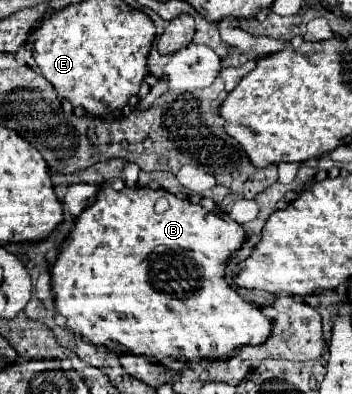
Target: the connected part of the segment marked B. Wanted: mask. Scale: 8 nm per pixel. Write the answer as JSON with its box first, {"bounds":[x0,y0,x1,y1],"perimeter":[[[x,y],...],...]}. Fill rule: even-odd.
{"bounds":[50,183,272,363],"perimeter":[[[104,183],[96,201],[88,209],[84,209],[82,215],[78,217],[68,245],[58,253],[58,257],[56,257],[56,261],[50,269],[52,271],[52,291],[54,291],[54,297],[56,297],[54,299],[56,309],[66,319],[70,331],[86,337],[94,345],[104,345],[104,347],[108,347],[112,351],[118,351],[118,353],[122,351],[122,353],[146,355],[146,357],[154,357],[158,361],[164,361],[164,359],[170,357],[170,359],[186,361],[186,363],[200,361],[200,359],[230,359],[232,353],[242,345],[262,345],[262,343],[266,343],[270,339],[270,327],[272,327],[272,321],[268,317],[264,317],[262,311],[256,305],[244,301],[224,279],[226,265],[228,265],[230,257],[242,247],[244,239],[246,239],[244,227],[240,223],[236,223],[234,219],[230,219],[228,215],[208,213],[204,207],[194,205],[188,199],[176,197],[176,195],[172,195],[164,189],[152,191],[152,189],[140,189],[140,187],[136,187],[136,189],[126,187],[122,191],[114,191],[110,187],[110,183]]]}

